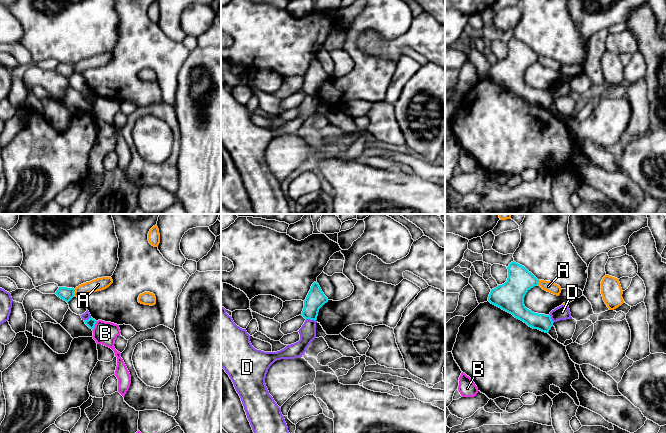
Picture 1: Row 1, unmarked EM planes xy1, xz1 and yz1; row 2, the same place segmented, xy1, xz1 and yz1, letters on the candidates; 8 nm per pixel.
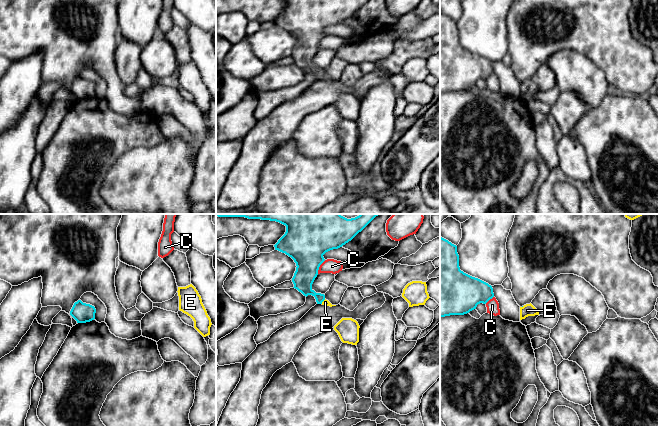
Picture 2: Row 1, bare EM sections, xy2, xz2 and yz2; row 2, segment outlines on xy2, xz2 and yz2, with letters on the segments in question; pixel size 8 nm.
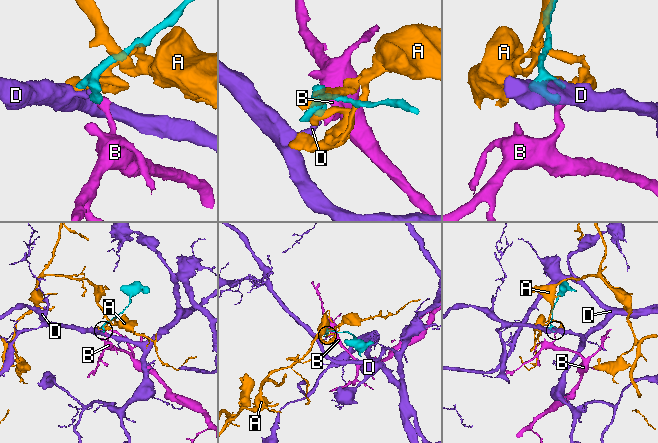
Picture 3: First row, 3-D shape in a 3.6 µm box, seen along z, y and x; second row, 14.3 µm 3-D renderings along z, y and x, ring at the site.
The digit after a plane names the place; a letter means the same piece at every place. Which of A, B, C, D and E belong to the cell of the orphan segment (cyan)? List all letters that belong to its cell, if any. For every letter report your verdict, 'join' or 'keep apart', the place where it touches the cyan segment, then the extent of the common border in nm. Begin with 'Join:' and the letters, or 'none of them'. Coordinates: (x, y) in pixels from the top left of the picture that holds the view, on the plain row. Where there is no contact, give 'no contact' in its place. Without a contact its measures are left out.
Join: E
A: keep apart; contact xy1 (73, 69); length 70 nm
B: keep apart; contact xy1 (94, 102); length 90 nm
C: keep apart; contact xz2 (319, 42); length 130 nm
D: keep apart; contact xz1 (311, 95); length 80 nm
E: join; contact xz2 (323, 76); length 50 nm

